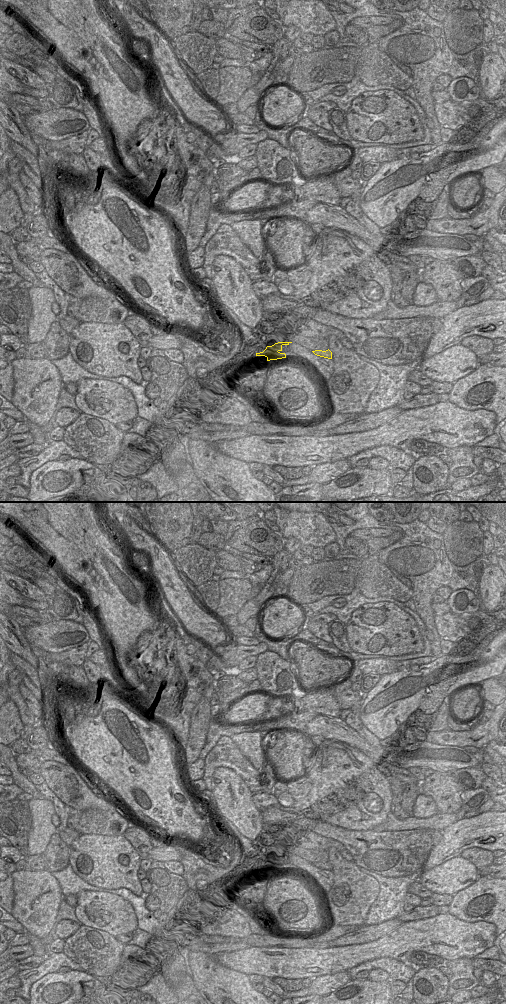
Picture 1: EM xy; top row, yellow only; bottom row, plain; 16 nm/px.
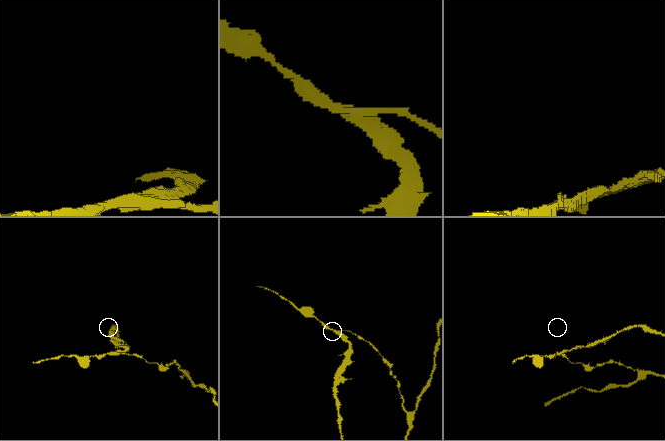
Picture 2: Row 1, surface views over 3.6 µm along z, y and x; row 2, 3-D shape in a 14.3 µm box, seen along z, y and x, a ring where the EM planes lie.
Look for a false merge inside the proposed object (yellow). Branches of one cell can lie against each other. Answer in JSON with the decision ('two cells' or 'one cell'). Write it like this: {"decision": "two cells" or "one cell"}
{"decision": "two cells"}

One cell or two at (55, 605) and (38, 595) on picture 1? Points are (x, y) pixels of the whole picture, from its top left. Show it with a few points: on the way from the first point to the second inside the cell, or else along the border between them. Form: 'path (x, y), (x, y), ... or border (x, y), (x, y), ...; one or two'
border (45, 595), (46, 600); two

